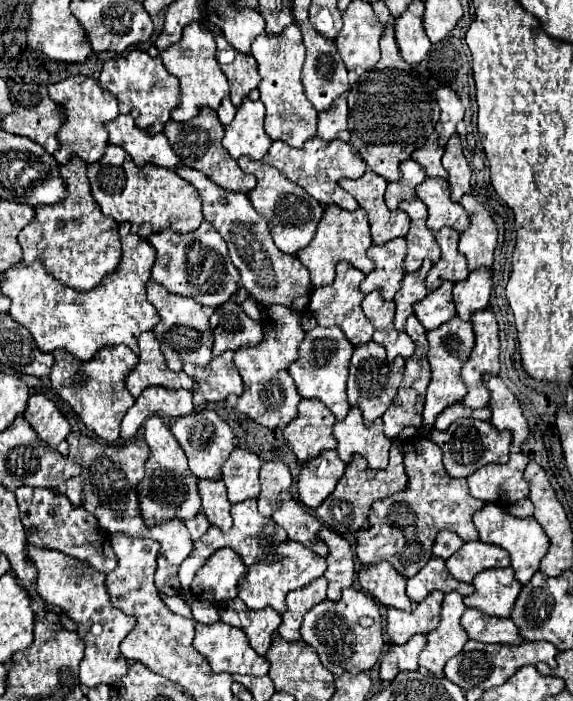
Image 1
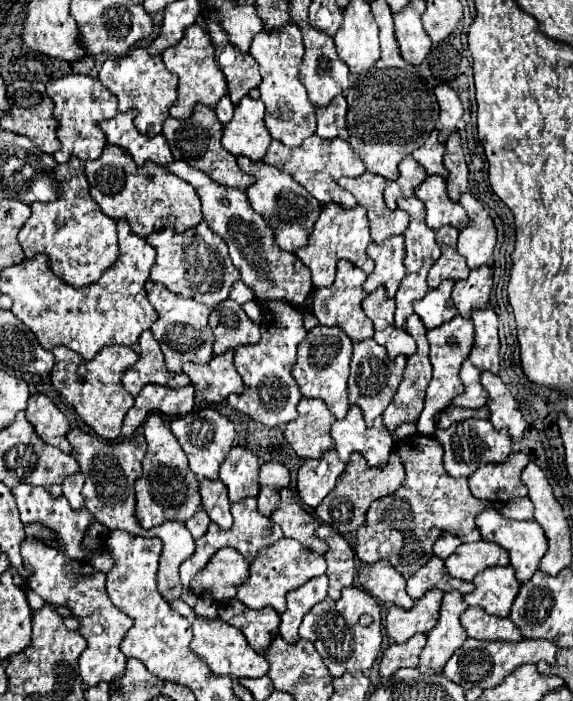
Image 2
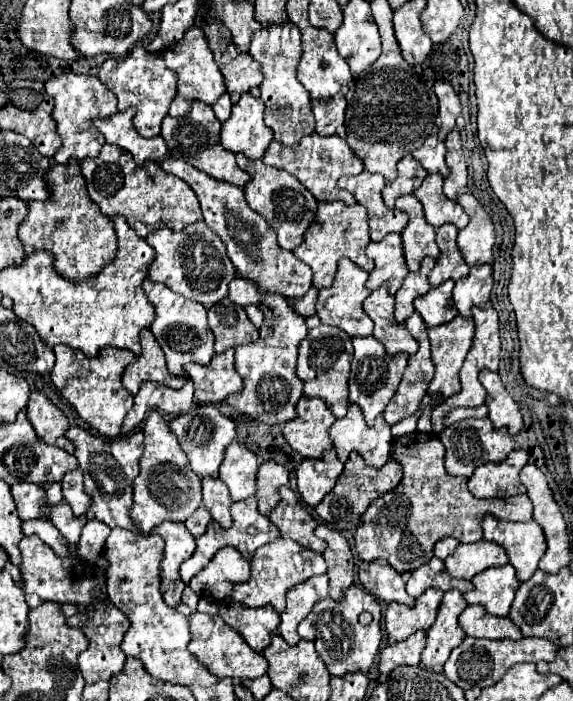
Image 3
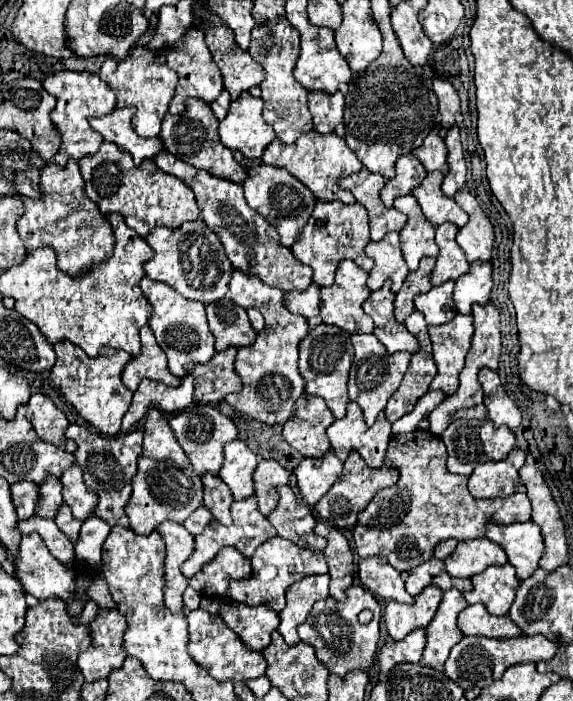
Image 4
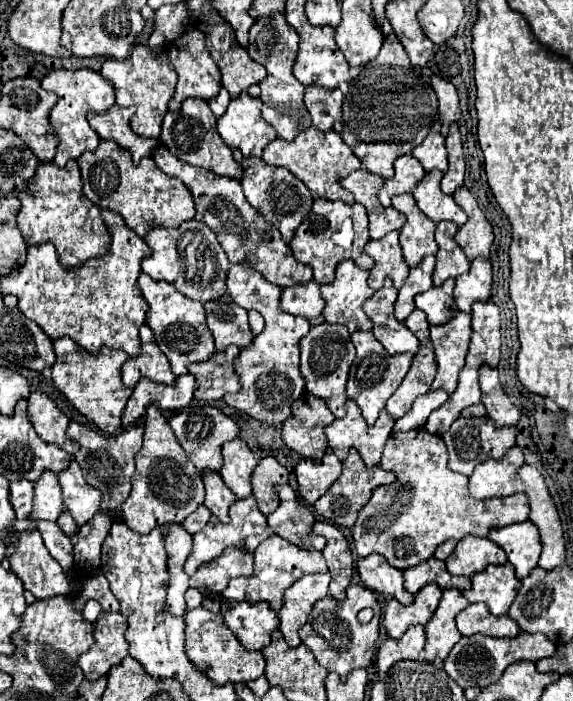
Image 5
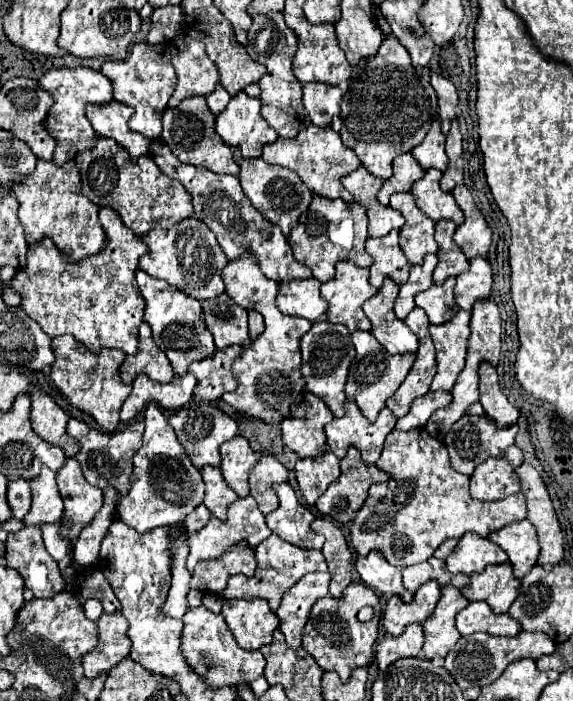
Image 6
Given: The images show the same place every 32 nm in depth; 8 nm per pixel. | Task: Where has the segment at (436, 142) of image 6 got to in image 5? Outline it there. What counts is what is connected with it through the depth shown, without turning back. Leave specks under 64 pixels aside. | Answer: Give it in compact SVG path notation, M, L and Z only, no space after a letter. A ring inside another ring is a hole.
M434 122L432 130L424 138L420 146L412 150L412 156L422 164L422 168L428 170L448 170L448 160L446 160L446 148L444 148L444 136L440 132L440 122Z

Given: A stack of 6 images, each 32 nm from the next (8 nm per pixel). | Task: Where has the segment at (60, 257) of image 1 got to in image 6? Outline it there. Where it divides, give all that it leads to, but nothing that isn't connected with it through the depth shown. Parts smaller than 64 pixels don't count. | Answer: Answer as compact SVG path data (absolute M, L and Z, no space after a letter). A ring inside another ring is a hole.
M38 158L32 174L20 176L20 180L12 184L12 194L20 202L18 218L24 226L28 244L50 236L72 260L96 254L104 246L106 234L98 220L98 206L82 196L80 176L74 160L64 162L64 166L56 166L52 160Z

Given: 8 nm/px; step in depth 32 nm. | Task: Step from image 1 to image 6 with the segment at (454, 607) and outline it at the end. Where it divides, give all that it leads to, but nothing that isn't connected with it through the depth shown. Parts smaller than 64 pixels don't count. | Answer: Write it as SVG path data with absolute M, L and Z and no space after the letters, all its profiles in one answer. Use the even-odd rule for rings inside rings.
M444 586L440 590L440 600L430 618L422 624L424 628L424 658L444 658L460 638L454 618L468 604L462 592L454 586Z

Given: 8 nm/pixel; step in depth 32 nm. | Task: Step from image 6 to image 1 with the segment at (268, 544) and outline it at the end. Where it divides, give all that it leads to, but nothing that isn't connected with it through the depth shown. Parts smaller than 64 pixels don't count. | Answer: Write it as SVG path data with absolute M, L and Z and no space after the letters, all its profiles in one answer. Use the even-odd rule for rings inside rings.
M284 540L272 552L276 552L276 556L282 554L282 558L276 560L276 562L270 562L270 564L266 560L258 560L256 564L252 564L248 568L246 578L240 582L238 598L250 610L262 610L262 608L270 606L278 614L284 614L286 594L292 592L292 590L298 590L298 588L310 584L314 578L322 576L326 572L326 560L322 556L318 556L316 552L312 552L310 548L306 548L306 546L302 546L300 542L294 542L294 540Z

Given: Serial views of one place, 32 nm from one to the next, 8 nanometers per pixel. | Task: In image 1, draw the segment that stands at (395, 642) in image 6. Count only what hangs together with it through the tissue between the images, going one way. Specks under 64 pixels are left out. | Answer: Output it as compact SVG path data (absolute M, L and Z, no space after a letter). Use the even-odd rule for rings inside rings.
M416 634L412 636L406 644L392 644L388 652L382 656L380 662L380 678L382 680L392 680L396 672L400 670L416 670L418 668L418 654L426 646L426 636Z

